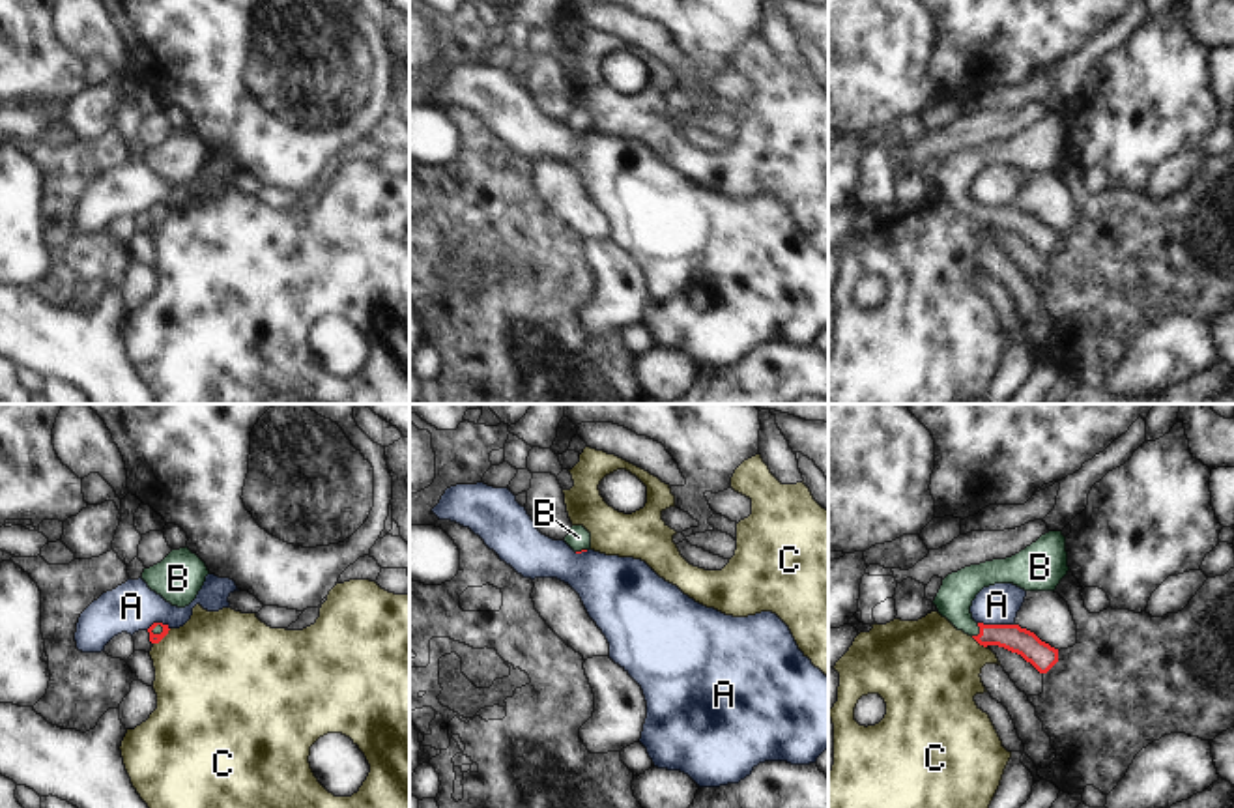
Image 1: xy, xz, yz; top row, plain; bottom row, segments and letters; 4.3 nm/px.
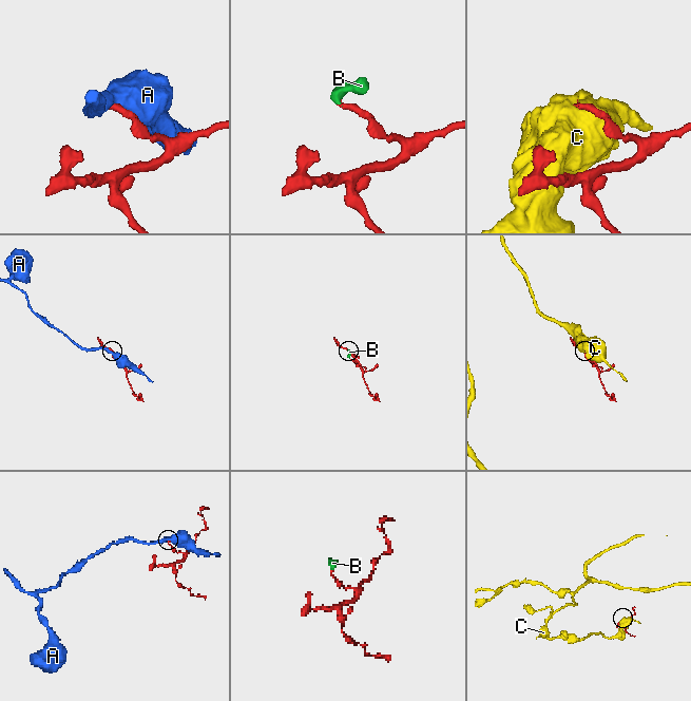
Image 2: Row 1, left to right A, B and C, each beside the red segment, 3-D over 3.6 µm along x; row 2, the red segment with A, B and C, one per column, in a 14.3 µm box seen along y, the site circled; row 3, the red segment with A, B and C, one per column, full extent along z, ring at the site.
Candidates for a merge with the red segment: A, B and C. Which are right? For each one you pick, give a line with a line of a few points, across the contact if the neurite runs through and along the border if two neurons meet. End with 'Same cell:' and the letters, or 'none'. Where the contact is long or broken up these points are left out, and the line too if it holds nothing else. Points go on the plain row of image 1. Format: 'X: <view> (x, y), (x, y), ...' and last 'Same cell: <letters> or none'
B: yz (1014, 219), (980, 212), (958, 193), (954, 180)
Same cell: B

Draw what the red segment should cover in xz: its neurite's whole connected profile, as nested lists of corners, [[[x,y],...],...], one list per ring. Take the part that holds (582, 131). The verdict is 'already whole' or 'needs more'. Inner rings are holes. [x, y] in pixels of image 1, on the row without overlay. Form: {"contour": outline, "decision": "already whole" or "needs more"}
{"contour": [[[572,107],[568,116],[565,118],[565,123],[576,133],[587,133],[591,131],[591,114],[583,107]]], "decision": "needs more"}

